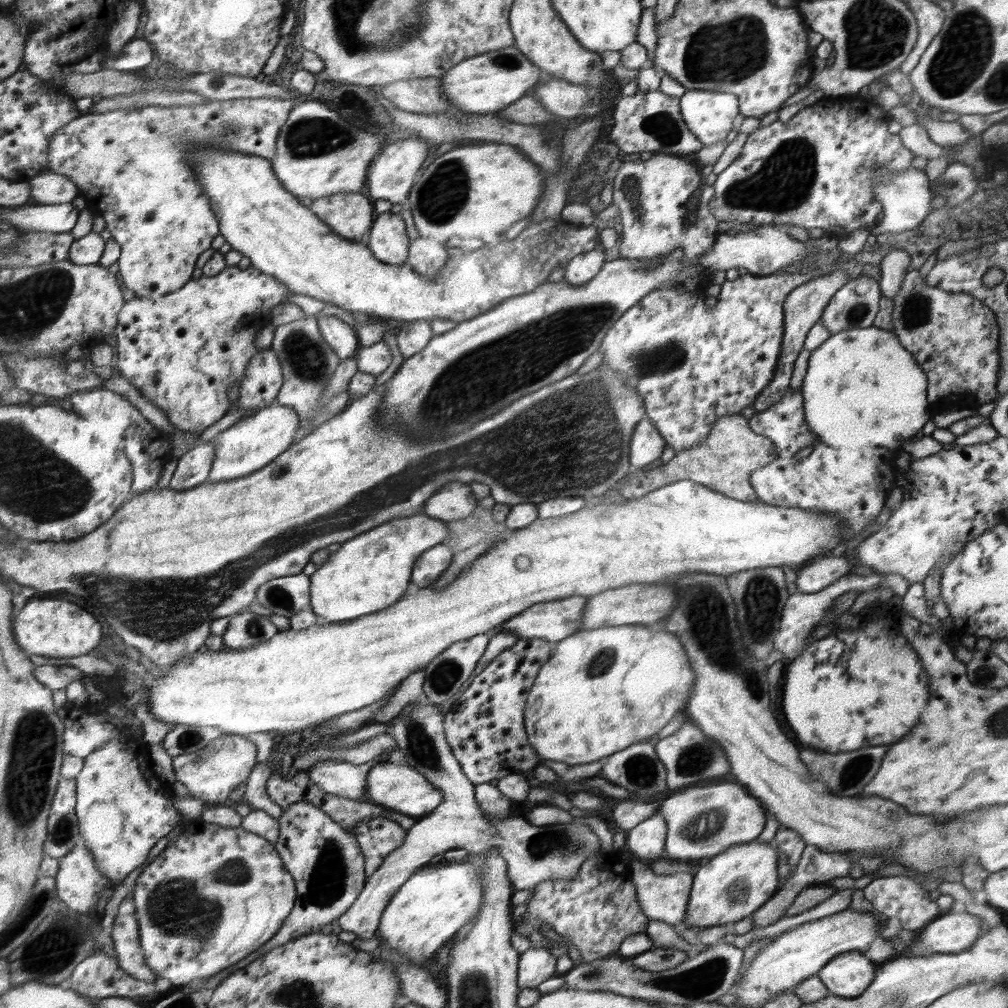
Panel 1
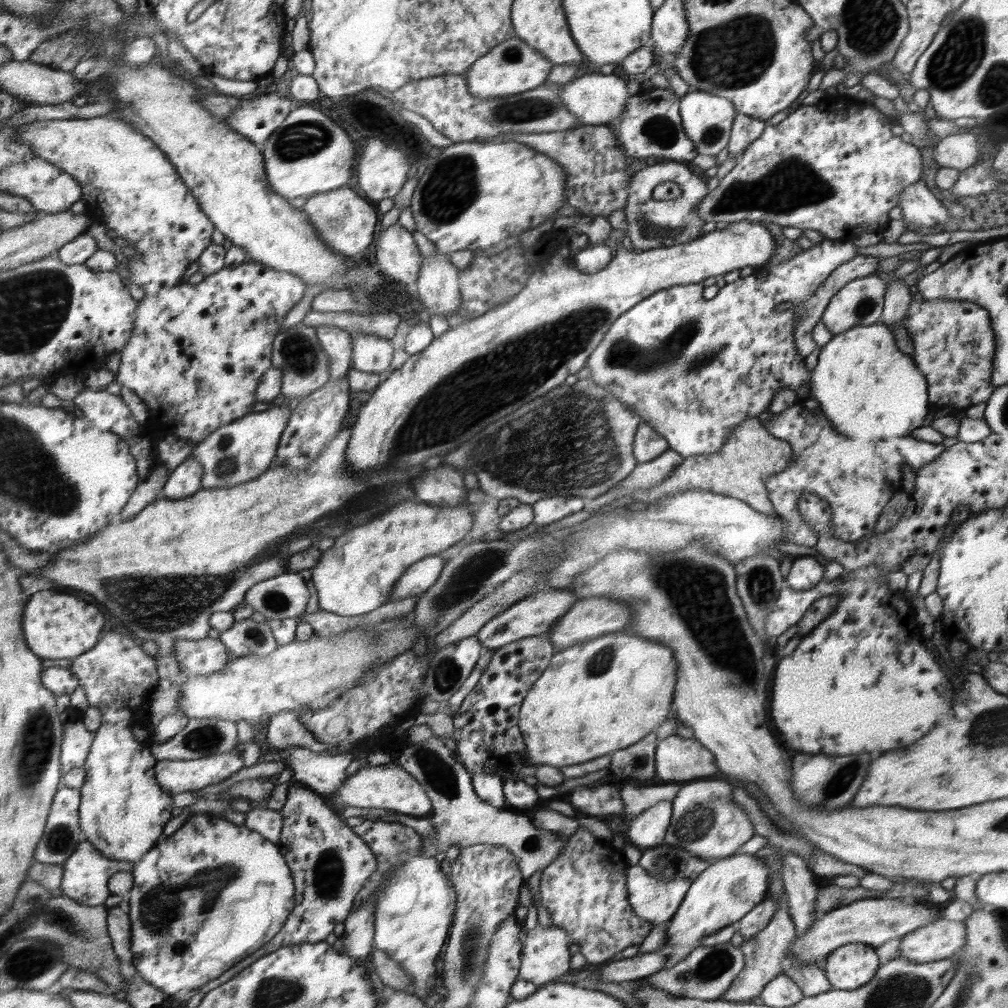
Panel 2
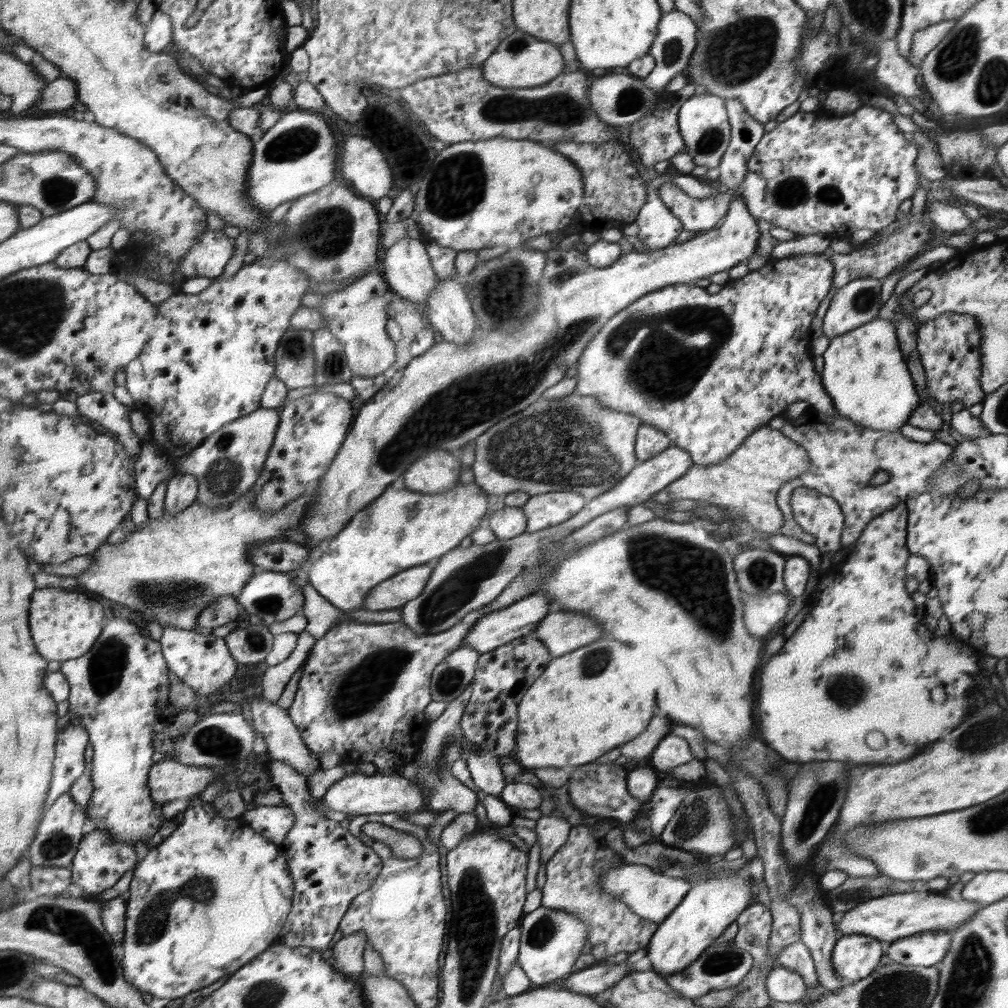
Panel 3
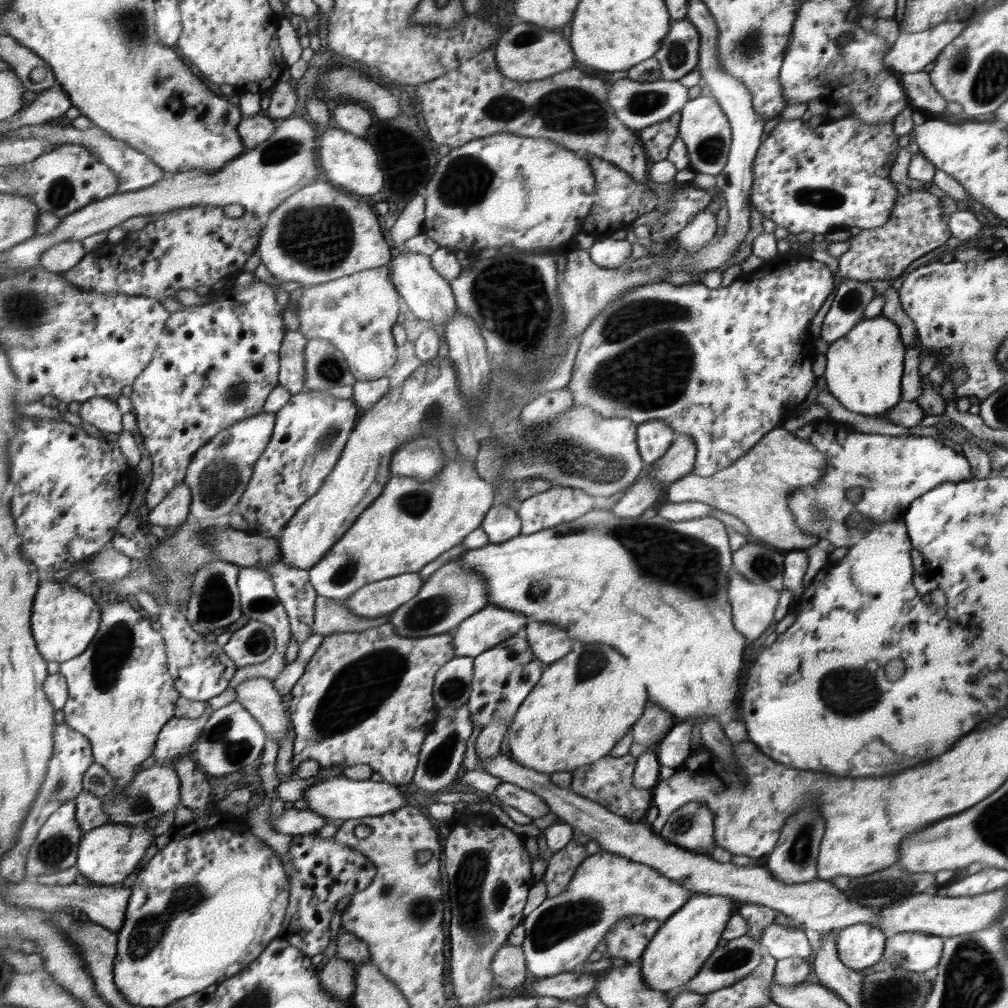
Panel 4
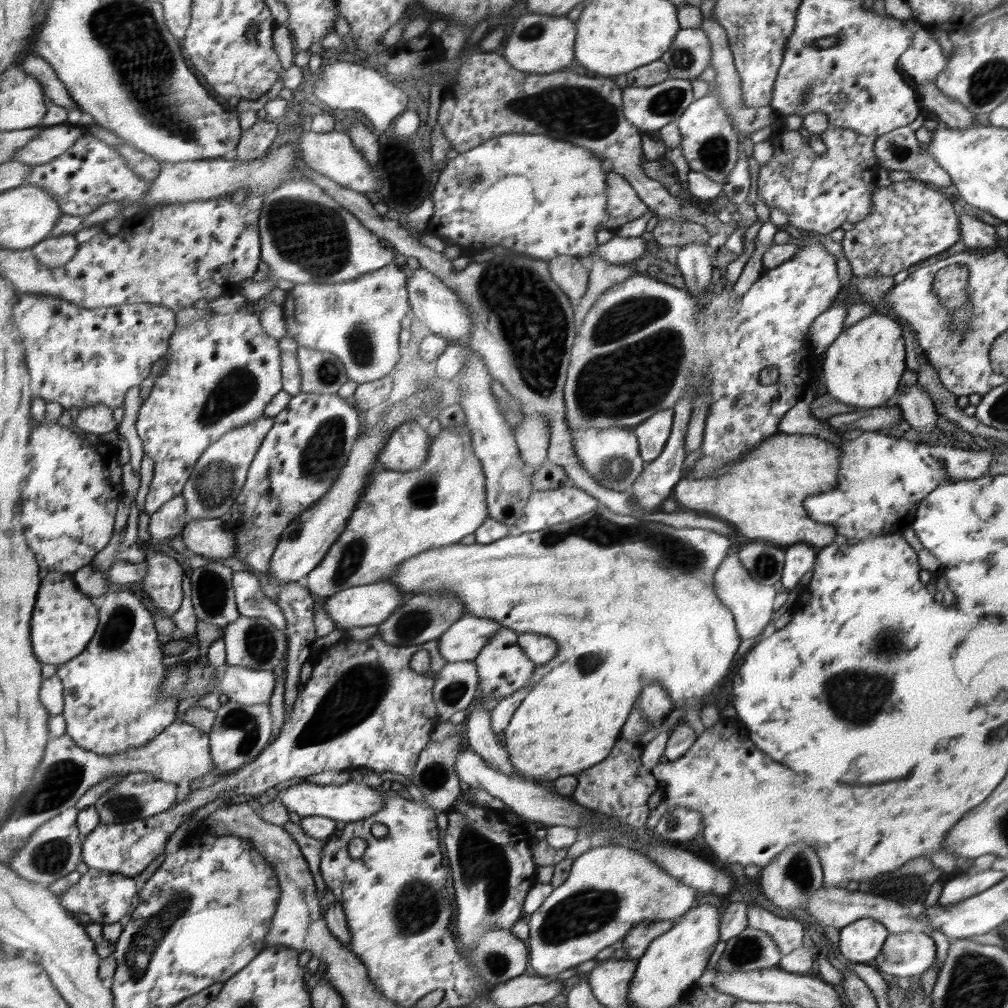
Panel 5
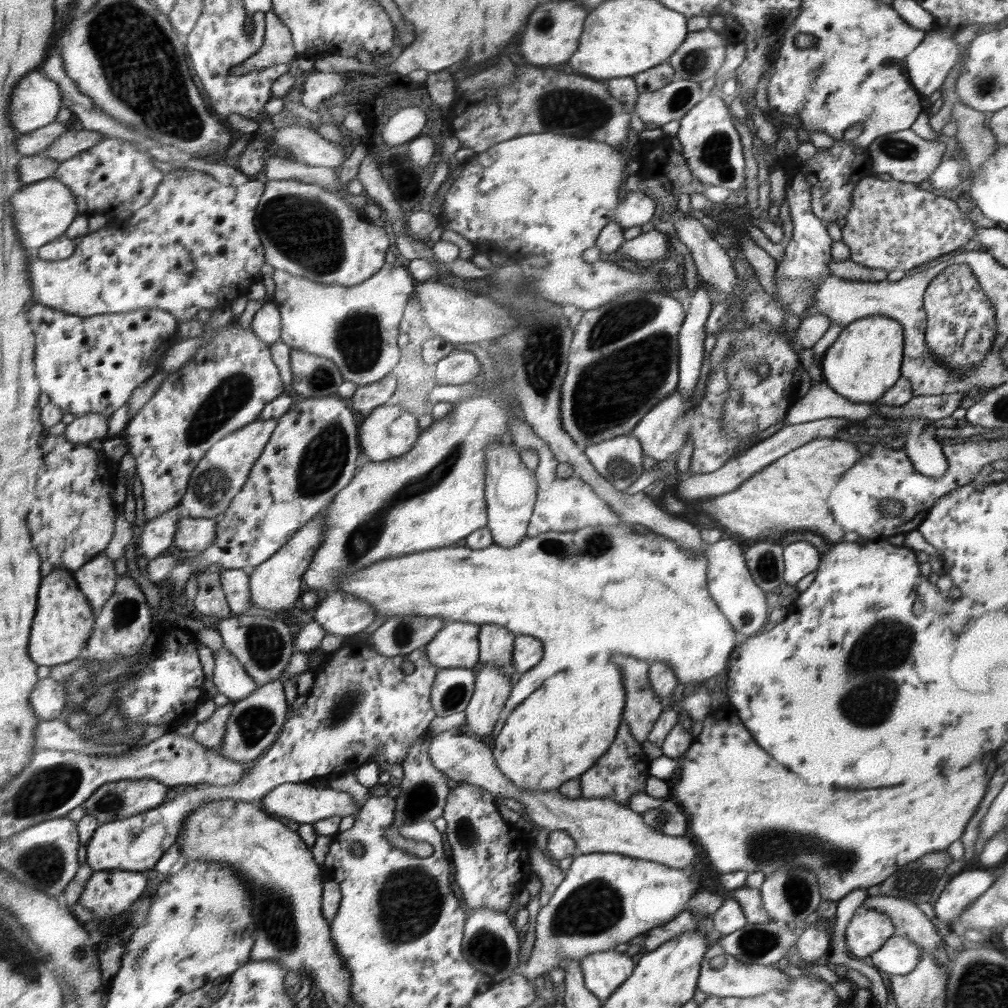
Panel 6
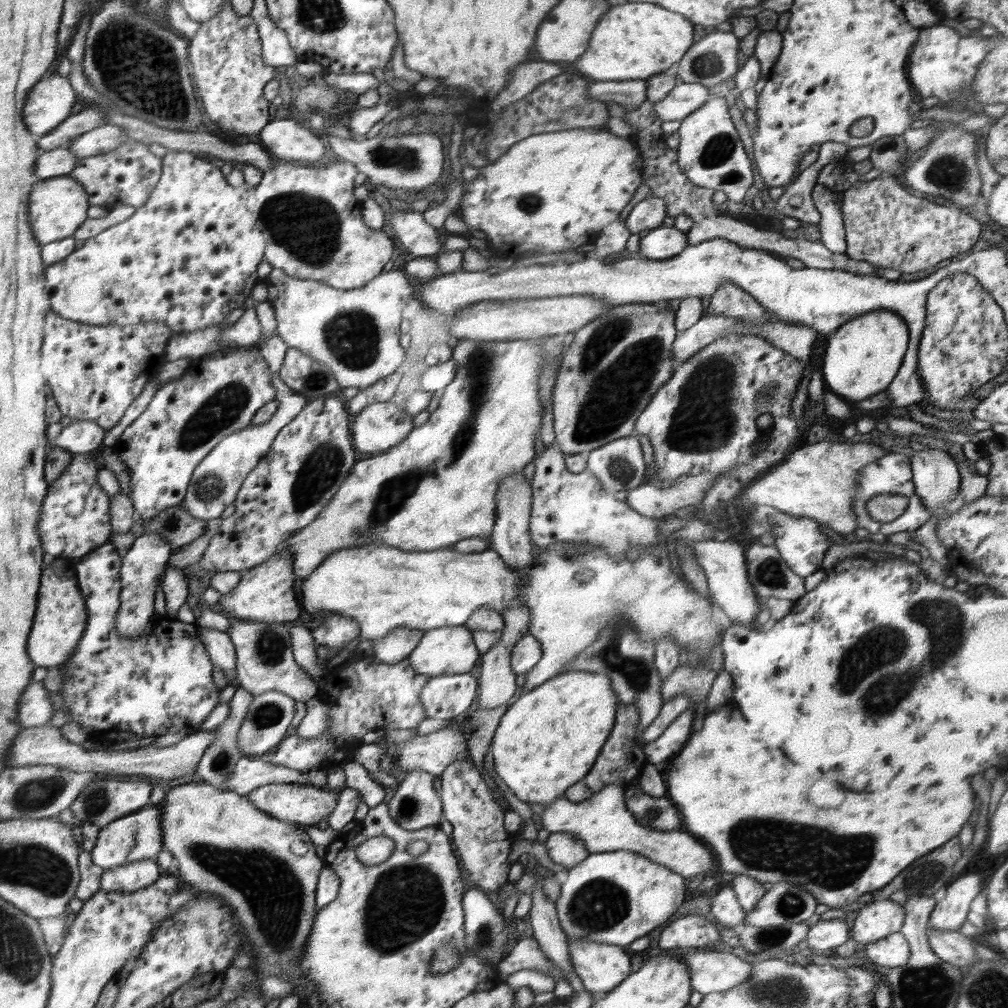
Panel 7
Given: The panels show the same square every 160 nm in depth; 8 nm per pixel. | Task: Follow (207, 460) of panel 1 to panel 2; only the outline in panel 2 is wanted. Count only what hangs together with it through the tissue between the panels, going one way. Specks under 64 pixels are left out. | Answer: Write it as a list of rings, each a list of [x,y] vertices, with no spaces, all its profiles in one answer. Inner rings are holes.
[[[189,456],[169,474],[159,496],[170,500],[188,498],[202,488],[202,478],[202,464]]]

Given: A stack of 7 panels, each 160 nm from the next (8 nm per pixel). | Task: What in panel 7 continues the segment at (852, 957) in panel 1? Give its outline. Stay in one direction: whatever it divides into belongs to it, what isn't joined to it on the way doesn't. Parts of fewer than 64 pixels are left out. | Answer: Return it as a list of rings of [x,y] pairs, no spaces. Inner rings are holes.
[[[873,900],[858,912],[854,926],[850,930],[851,938],[864,944],[898,932],[904,923],[905,909],[899,903],[884,900]]]

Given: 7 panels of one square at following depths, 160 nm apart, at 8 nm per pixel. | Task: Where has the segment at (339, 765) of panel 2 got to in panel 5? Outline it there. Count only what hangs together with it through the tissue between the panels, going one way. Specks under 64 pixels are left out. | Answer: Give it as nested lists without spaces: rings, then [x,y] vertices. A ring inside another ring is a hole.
[[[229,666],[224,668],[224,674],[217,686],[230,700],[250,706],[269,704],[275,684],[274,671]]]

